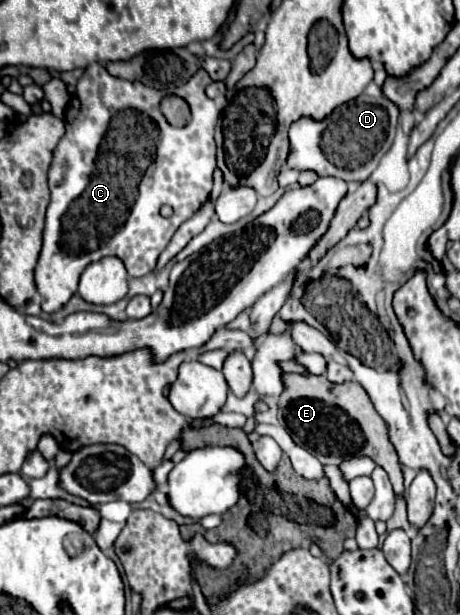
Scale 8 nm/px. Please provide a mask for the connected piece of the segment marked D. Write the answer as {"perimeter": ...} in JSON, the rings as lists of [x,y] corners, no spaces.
{"perimeter":[[[359,95],[357,99],[339,105],[333,109],[331,115],[327,115],[321,121],[313,121],[311,117],[301,117],[289,127],[289,155],[287,155],[287,167],[289,169],[299,169],[299,171],[315,171],[319,177],[339,177],[343,181],[365,181],[375,167],[379,165],[381,157],[391,149],[395,133],[397,133],[397,119],[399,119],[399,107],[389,101],[387,97],[367,97]]]}

